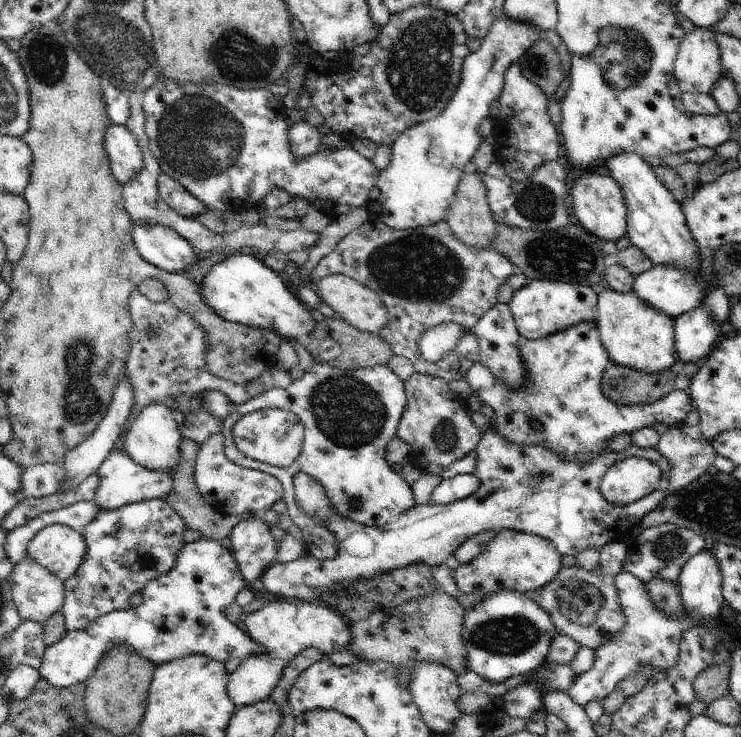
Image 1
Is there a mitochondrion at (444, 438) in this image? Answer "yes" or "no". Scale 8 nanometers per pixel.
yes

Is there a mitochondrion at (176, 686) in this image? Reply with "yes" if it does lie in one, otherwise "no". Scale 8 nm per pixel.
no

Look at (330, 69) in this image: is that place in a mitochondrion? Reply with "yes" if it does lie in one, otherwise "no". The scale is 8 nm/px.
no

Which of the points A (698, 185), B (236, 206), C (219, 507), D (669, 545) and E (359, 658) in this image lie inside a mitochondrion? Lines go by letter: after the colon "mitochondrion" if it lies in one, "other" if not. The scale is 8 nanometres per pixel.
A: other
B: other
C: other
D: mitochondrion
E: other

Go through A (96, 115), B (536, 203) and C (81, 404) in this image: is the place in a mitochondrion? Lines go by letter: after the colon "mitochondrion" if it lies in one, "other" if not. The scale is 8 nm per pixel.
A: other
B: mitochondrion
C: mitochondrion

